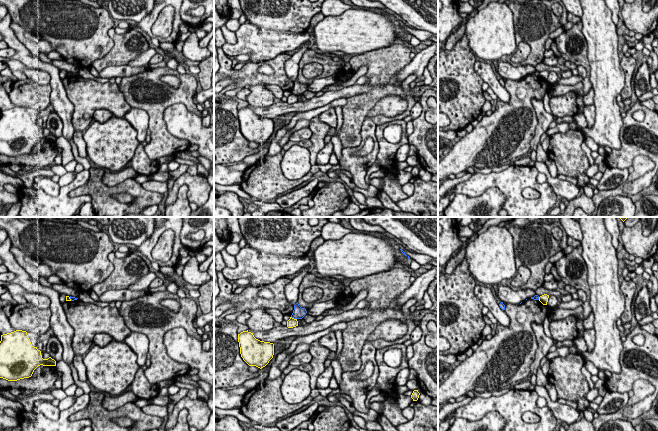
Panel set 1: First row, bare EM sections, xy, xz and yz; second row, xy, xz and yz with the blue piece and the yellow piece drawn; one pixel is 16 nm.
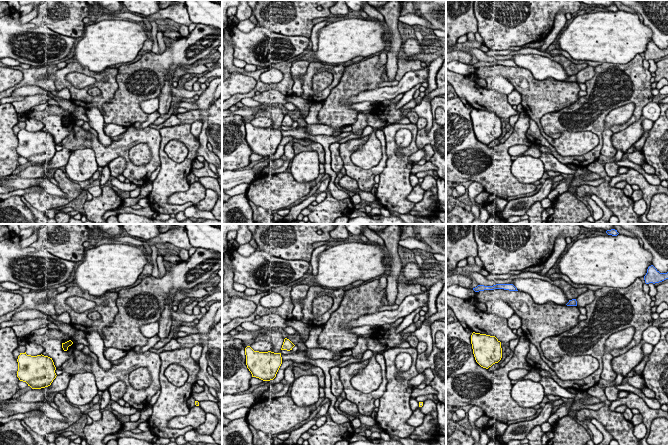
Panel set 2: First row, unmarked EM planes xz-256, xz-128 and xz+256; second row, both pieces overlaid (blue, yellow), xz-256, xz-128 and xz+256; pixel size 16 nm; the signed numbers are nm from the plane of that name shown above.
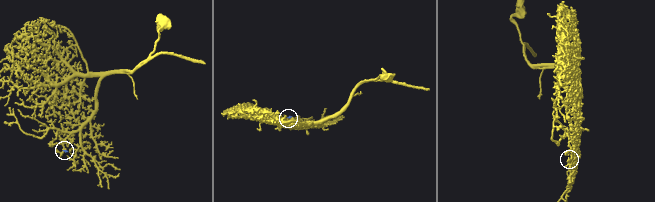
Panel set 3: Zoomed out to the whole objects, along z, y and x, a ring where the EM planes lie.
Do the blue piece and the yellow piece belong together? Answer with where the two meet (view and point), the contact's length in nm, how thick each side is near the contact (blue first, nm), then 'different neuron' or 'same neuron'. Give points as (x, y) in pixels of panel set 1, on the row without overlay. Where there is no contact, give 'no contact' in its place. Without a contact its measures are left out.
meets blue in xz at (294, 94); contact 110 nm long; 190 nm thick on the blue side, 140 nm on the other; different neuron

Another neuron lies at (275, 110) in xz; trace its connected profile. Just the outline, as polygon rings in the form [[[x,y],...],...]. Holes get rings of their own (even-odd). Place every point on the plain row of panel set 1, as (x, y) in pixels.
[[[354,84],[349,87],[342,88],[338,91],[327,91],[319,97],[313,97],[303,102],[296,102],[288,104],[287,102],[273,103],[269,107],[256,107],[254,113],[260,117],[277,119],[288,113],[307,112],[313,109],[323,107],[333,100],[339,98],[349,98],[359,94],[367,93],[372,90],[374,86],[365,84]]]

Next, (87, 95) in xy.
[[[79,75],[65,77],[62,83],[74,105],[71,122],[75,132],[89,127],[96,110],[108,110],[116,117],[124,117],[131,108],[116,83],[101,83]]]

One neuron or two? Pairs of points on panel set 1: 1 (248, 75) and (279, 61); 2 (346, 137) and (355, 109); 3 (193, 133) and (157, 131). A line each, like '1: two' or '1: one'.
1: one
2: one
3: two

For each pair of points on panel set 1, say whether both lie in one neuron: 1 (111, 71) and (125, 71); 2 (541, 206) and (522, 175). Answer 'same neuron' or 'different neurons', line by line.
1: same neuron
2: same neuron

